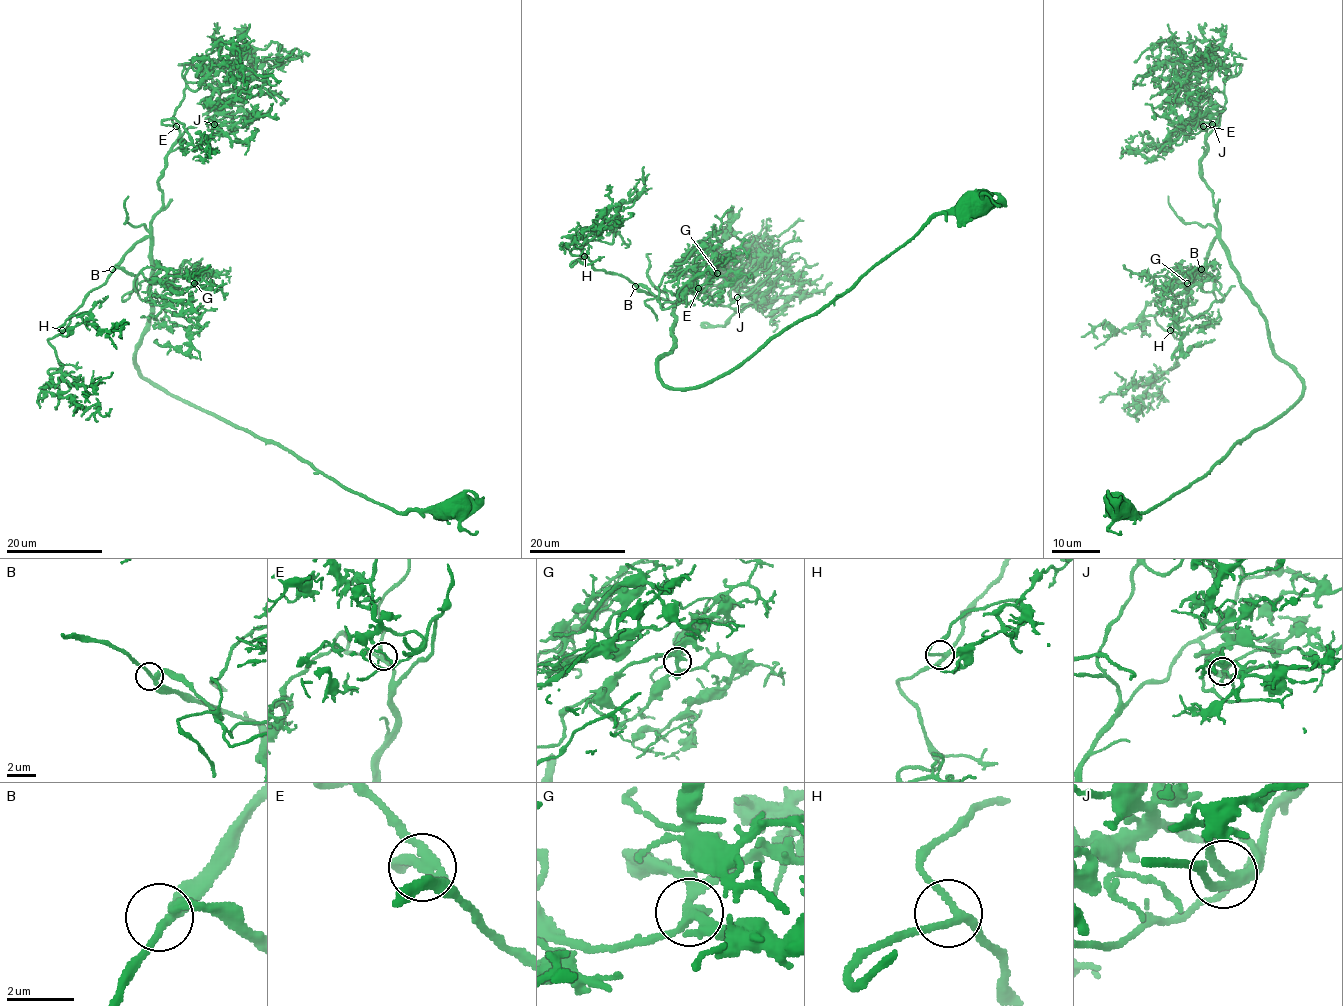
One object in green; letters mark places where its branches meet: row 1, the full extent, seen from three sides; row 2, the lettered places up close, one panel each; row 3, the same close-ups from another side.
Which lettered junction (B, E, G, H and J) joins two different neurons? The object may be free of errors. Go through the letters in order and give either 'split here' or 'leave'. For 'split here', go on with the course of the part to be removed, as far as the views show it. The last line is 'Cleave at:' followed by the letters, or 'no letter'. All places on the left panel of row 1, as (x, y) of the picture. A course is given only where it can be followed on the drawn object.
B: leave
E: leave
G: leave
H: leave
J: leave
Cleave at: no letter

